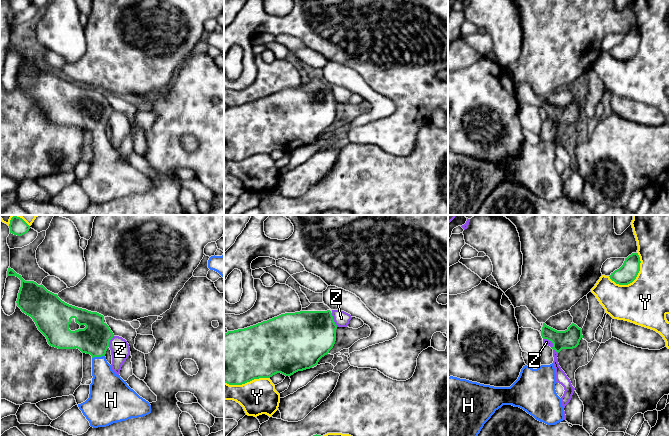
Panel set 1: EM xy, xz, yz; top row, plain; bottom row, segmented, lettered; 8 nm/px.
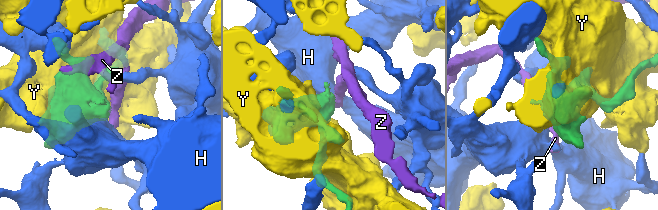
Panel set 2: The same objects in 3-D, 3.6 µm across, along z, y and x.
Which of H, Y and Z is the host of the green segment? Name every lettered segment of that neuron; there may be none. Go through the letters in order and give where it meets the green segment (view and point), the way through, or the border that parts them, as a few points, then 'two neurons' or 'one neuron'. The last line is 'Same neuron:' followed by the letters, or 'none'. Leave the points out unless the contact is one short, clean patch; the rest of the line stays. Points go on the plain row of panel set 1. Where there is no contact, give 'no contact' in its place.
H: contact xy (98, 132); way xy (94, 115), (98, 132), (106, 162); one neuron
Y: contact yz (636, 52); two neurons
Z: contact xz (333, 96); border xz (331, 89), (337, 102); two neurons
Same neuron: H

